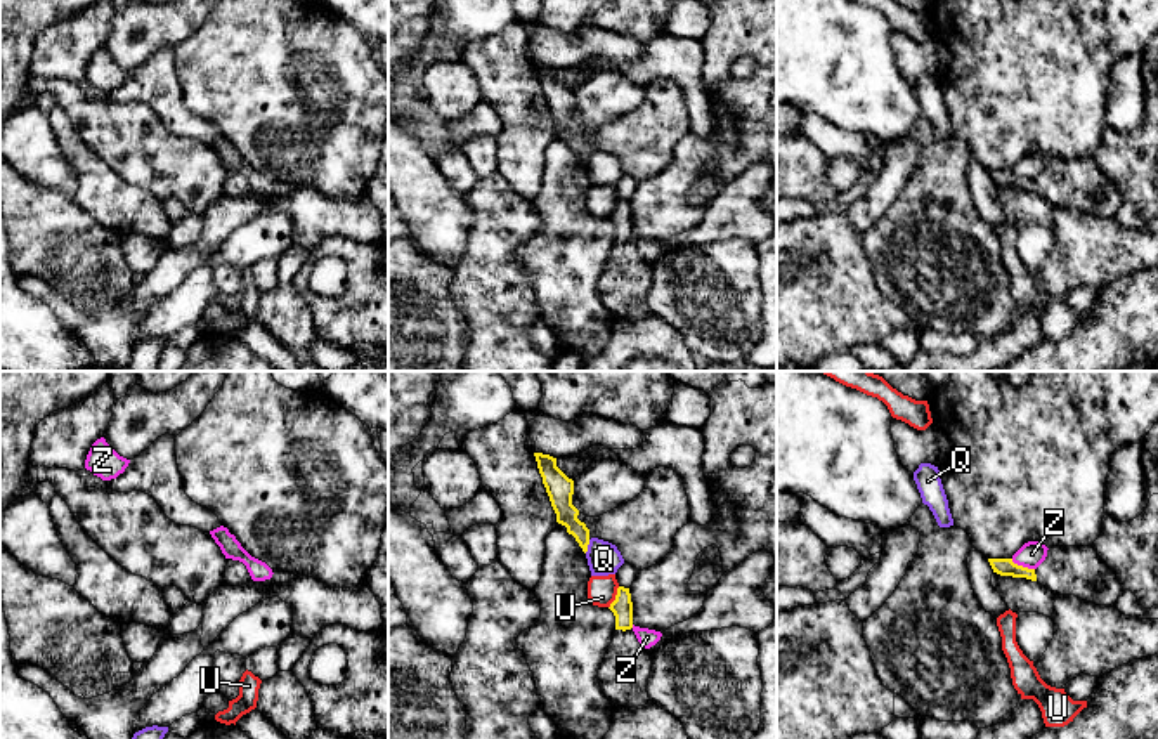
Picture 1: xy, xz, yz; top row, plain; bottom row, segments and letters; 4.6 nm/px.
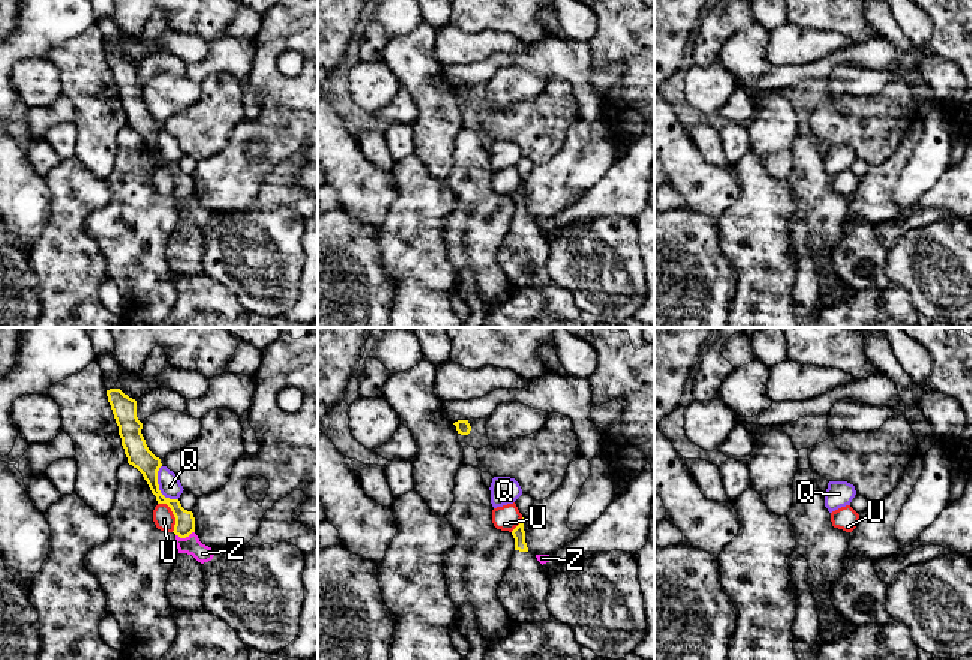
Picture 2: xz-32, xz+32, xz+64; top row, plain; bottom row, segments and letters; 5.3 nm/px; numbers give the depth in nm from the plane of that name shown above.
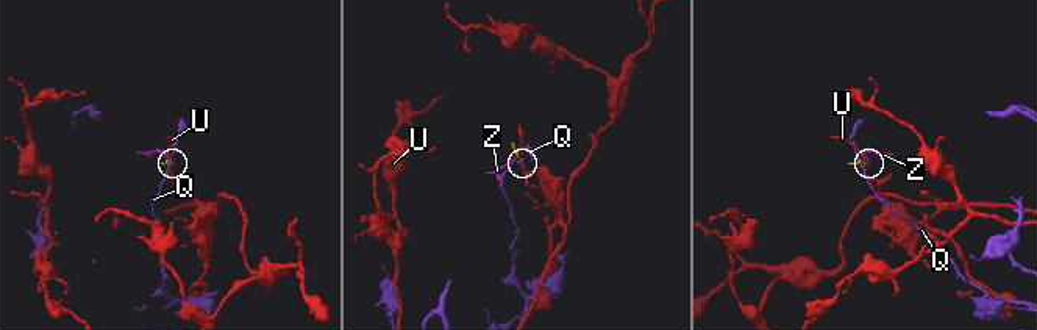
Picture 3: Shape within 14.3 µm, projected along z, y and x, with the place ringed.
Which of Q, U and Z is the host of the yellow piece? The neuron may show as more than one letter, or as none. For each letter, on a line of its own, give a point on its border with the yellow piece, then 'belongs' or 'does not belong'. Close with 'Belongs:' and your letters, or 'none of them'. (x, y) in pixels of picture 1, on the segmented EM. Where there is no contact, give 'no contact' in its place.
Q: meets yellow in xz at (586, 547); does not belong
U: meets yellow in xz at (616, 597); does not belong
Z: meets yellow in yz at (1021, 566); does not belong
Belongs: none of them

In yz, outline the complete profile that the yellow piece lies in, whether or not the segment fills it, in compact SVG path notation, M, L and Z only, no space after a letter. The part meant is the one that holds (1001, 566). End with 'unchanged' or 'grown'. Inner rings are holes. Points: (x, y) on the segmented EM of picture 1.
M1054 546L1037 569L1028 569L1012 559L988 559L1000 576L1038 581L1054 595L1075 595L1096 605L1115 607L1122 585L1116 574L1101 560L1092 546Z; grown

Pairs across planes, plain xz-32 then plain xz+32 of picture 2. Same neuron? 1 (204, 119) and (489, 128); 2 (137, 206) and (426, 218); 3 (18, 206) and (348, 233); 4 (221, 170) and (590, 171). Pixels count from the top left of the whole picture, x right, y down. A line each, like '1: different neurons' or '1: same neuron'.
1: same neuron
2: different neurons
3: different neurons
4: different neurons

